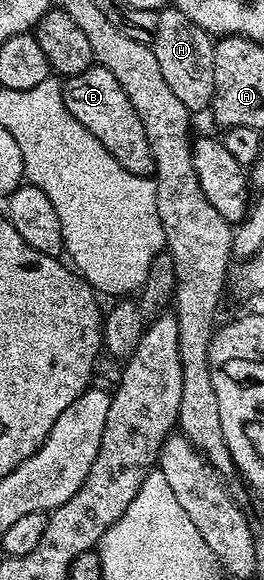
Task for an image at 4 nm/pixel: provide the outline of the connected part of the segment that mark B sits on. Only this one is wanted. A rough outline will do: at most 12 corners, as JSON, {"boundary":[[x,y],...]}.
{"boundary":[[93,66],[66,77],[69,114],[129,170],[154,173],[121,82]]}

